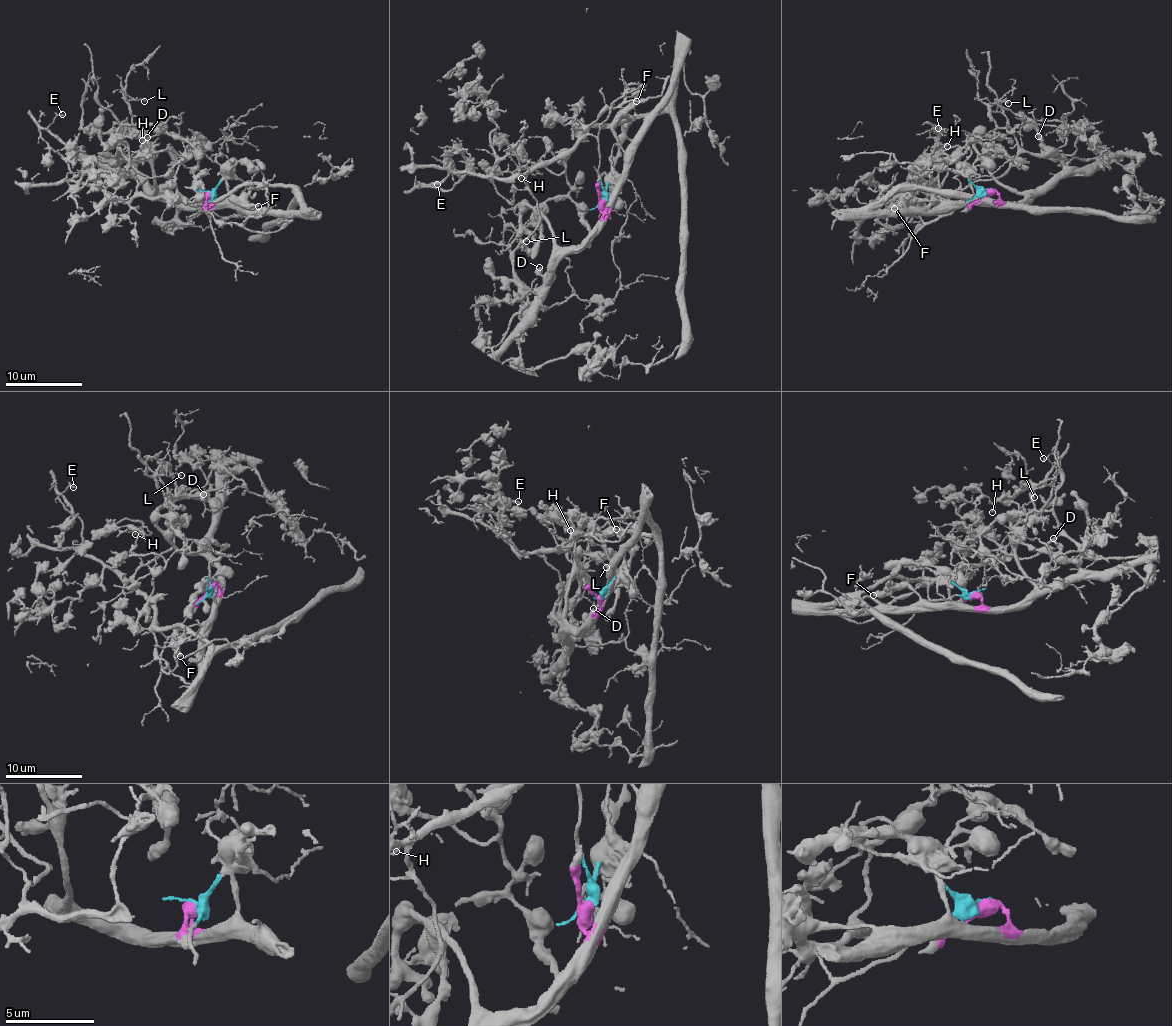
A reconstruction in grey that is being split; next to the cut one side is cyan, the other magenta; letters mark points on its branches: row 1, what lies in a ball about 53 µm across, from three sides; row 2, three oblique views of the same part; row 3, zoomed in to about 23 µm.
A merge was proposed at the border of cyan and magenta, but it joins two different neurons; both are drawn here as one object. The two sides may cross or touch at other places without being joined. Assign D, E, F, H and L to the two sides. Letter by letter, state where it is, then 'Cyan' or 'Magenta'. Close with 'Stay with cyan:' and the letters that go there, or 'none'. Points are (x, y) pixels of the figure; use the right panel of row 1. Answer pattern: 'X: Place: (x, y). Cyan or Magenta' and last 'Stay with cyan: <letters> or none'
D: Place: (1038, 136). Magenta
E: Place: (938, 128). Cyan
F: Place: (894, 208). Magenta
H: Place: (947, 146). Cyan
L: Place: (1008, 103). Cyan
Stay with cyan: E, H, L

